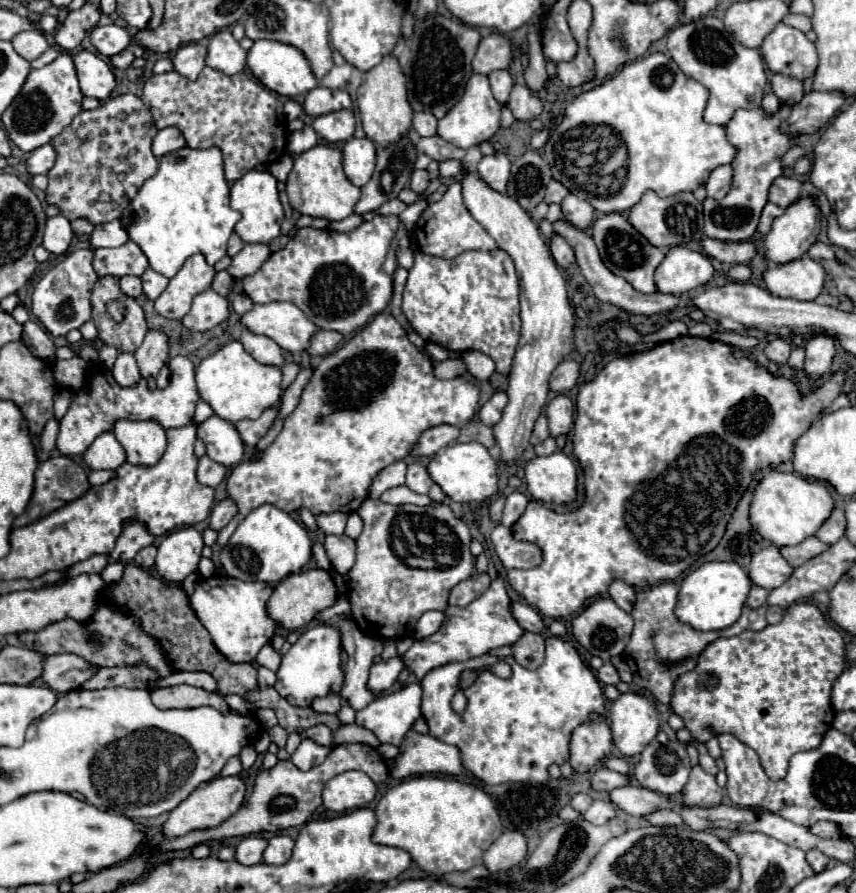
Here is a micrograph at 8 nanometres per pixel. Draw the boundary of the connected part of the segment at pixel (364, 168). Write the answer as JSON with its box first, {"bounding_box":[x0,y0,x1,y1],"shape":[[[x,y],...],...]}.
{"bounding_box":[342,137,376,185],"shape":[[[364,137],[364,139],[350,139],[342,147],[342,169],[350,183],[354,185],[366,185],[374,173],[374,161],[376,161],[376,145]]]}

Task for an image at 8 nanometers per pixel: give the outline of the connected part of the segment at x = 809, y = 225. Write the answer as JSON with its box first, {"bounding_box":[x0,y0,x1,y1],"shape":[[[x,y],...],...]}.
{"bounding_box":[762,197,820,265],"shape":[[[800,197],[794,205],[790,205],[784,211],[782,217],[778,217],[772,223],[772,229],[764,237],[764,243],[762,243],[764,257],[766,257],[766,261],[776,263],[776,265],[796,261],[796,259],[804,257],[806,251],[816,243],[818,233],[820,233],[820,209],[812,197]]]}

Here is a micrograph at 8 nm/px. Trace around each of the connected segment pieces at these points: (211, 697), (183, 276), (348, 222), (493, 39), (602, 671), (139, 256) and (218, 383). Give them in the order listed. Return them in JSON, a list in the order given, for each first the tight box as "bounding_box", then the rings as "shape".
[{"bounding_box":[152,685,230,713],"shape":[[[176,685],[176,687],[166,687],[166,689],[156,689],[152,691],[152,703],[158,709],[194,709],[194,707],[214,707],[220,713],[230,713],[228,703],[224,697],[190,687],[190,685]]]},{"bounding_box":[154,255,216,319],"shape":[[[194,255],[184,261],[182,269],[170,279],[168,287],[154,301],[156,313],[168,319],[182,319],[190,311],[192,297],[206,291],[212,285],[216,271],[202,255]]]},{"bounding_box":[330,213,364,231],"shape":[[[352,213],[350,217],[346,217],[346,219],[342,219],[342,221],[330,223],[330,229],[334,229],[334,231],[354,231],[354,229],[356,229],[358,225],[362,225],[362,223],[364,223],[362,215]]]},{"bounding_box":[472,33,512,75],"shape":[[[492,33],[480,41],[474,61],[472,61],[472,69],[474,73],[488,75],[494,69],[508,69],[510,59],[512,59],[510,41],[504,35]]]},{"bounding_box":[598,663,620,685],"shape":[[[604,663],[604,665],[598,669],[598,681],[604,683],[604,685],[606,685],[606,683],[608,683],[608,685],[616,685],[616,683],[620,681],[616,667],[614,667],[612,663]]]},{"bounding_box":[94,241,148,277],"shape":[[[128,241],[116,249],[96,249],[94,251],[94,271],[100,277],[124,277],[124,275],[142,275],[148,269],[148,259],[144,257],[142,249]]]},{"bounding_box":[196,341,282,423],"shape":[[[240,341],[226,343],[196,367],[196,387],[200,399],[204,399],[218,417],[230,423],[242,419],[258,419],[264,409],[276,407],[282,395],[280,381],[280,369],[254,361]]]}]

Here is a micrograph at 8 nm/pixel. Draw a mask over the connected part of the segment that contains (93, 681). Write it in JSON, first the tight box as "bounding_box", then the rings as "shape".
{"bounding_box":[82,665,158,689],"shape":[[[144,665],[136,667],[112,667],[98,669],[94,677],[82,683],[82,689],[106,689],[106,687],[134,687],[134,689],[154,689],[158,675],[154,669]]]}

